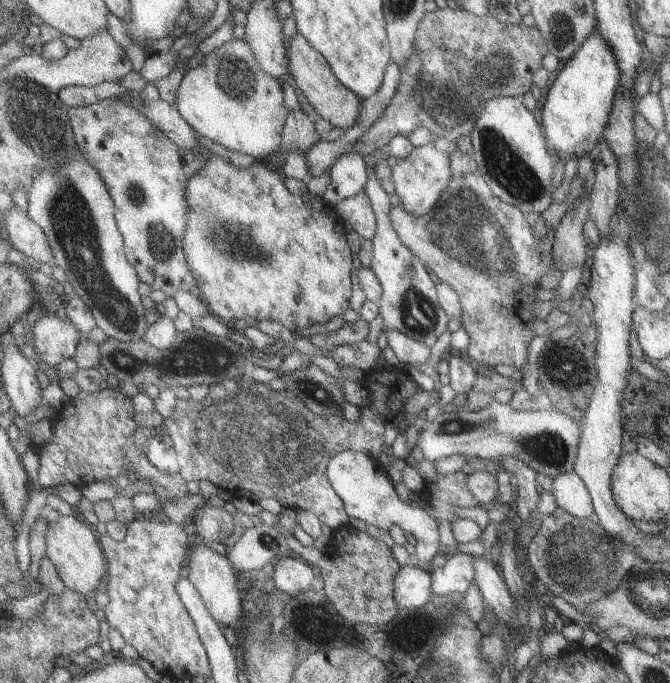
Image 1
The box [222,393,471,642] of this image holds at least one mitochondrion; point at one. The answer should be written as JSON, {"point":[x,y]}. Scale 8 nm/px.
{"point":[265,541]}

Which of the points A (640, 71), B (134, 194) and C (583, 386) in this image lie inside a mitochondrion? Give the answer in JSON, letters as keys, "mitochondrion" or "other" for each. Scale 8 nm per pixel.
{"A":"other","B":"mitochondrion","C":"other"}

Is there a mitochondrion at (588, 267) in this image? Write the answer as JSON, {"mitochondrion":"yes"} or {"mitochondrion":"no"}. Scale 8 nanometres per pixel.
{"mitochondrion":"no"}

